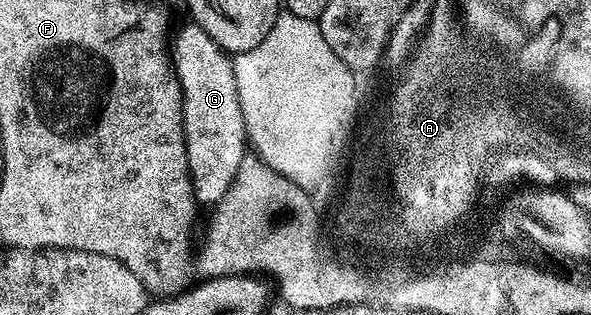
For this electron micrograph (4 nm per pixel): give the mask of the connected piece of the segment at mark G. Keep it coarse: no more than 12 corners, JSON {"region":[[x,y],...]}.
{"region":[[200,26],[175,34],[187,172],[217,204],[248,153],[234,64]]}

